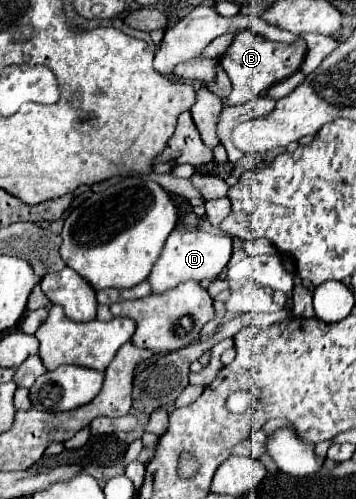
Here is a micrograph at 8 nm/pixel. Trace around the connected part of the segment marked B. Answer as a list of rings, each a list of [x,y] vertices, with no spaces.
[[[245,30],[241,34],[235,36],[233,44],[227,48],[227,52],[221,56],[221,66],[227,72],[233,90],[227,96],[225,104],[227,106],[237,106],[237,104],[245,104],[253,98],[257,98],[259,94],[267,92],[273,84],[285,80],[287,76],[295,74],[303,62],[303,56],[307,52],[307,44],[303,40],[297,40],[293,44],[285,44],[285,42],[271,42],[261,34],[255,34],[251,30]]]

